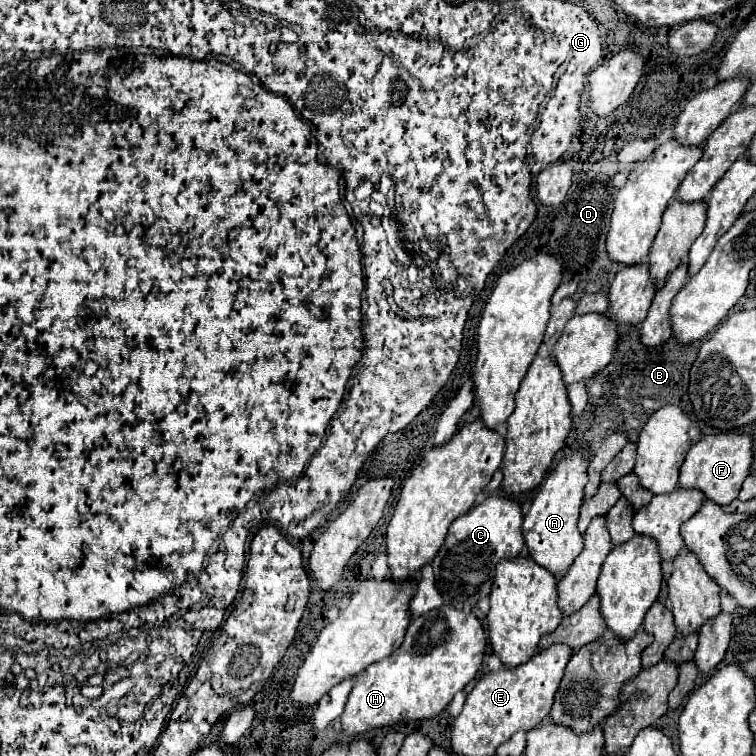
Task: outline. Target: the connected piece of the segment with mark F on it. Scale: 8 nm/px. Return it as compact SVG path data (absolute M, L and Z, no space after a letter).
M709 434L701 438L695 446L689 448L687 458L681 466L679 486L681 488L699 488L707 498L715 500L721 506L727 506L739 496L741 484L749 476L753 464L753 438L749 434Z

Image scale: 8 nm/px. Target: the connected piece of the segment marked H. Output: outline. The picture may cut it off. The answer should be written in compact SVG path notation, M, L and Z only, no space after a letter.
M441 606L415 618L403 644L357 676L341 716L345 736L357 738L373 728L437 716L453 700L455 692L463 690L475 678L485 646L485 630L473 614Z

